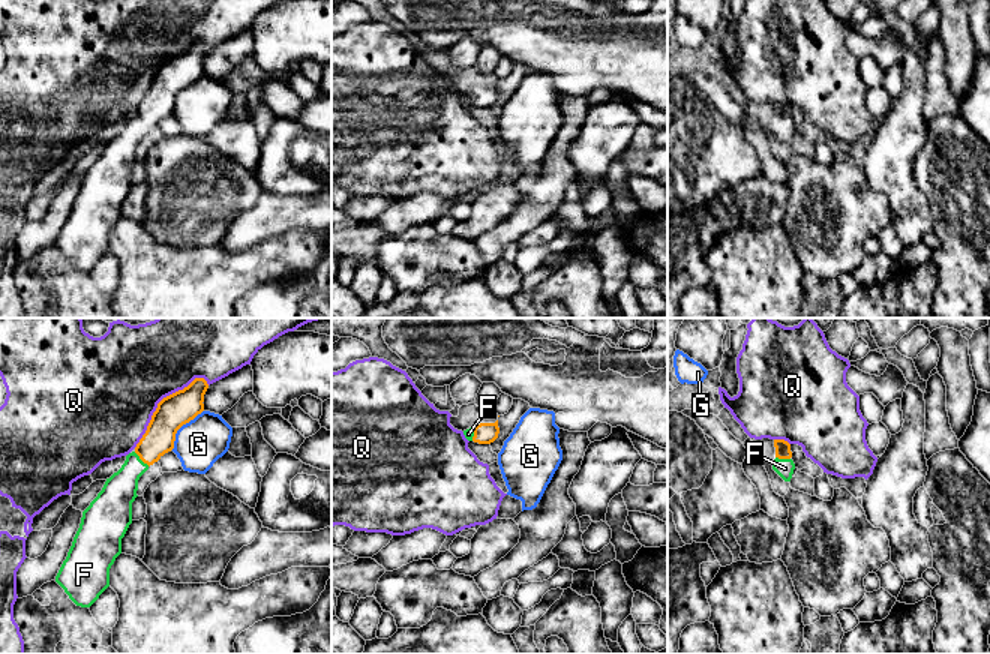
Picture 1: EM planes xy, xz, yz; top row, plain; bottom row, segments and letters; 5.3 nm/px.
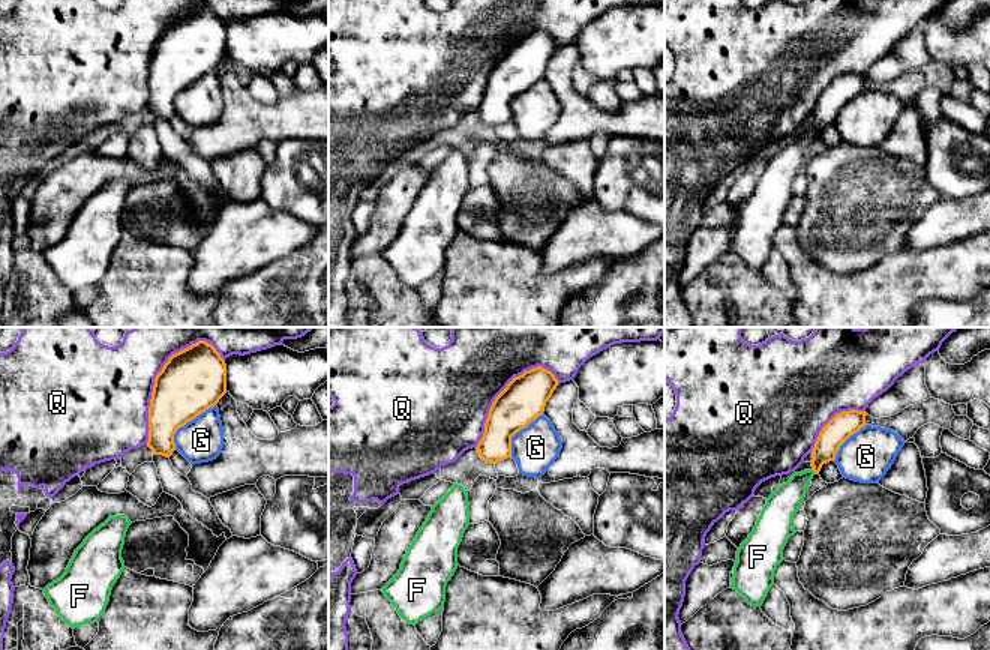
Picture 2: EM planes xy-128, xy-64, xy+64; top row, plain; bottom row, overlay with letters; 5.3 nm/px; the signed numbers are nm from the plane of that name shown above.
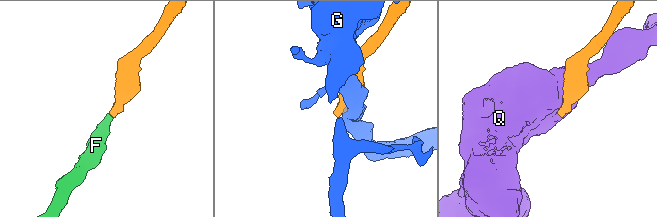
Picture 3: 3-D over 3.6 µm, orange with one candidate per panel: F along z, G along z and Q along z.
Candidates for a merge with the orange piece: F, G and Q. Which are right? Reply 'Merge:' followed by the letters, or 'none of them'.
Merge: F

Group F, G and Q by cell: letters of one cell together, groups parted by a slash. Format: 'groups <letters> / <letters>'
groups F / G / Q

